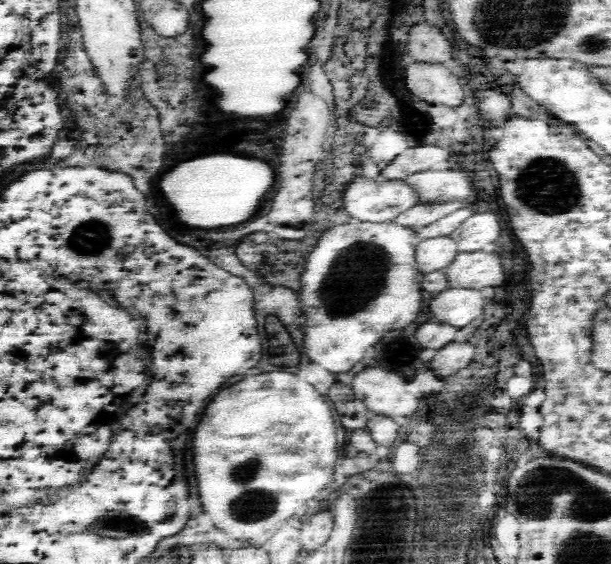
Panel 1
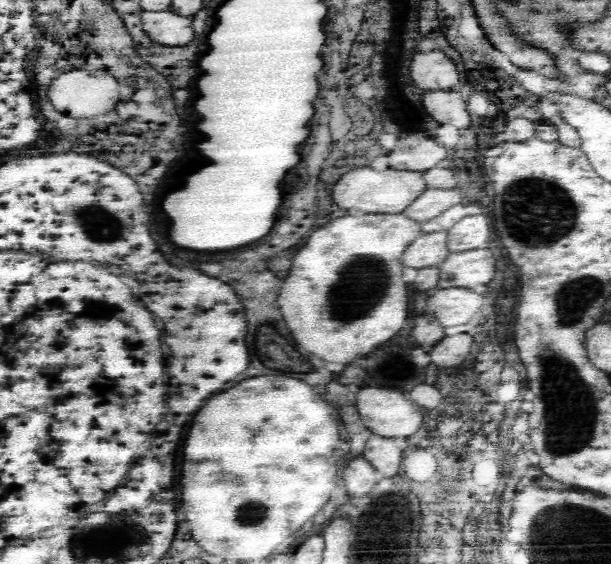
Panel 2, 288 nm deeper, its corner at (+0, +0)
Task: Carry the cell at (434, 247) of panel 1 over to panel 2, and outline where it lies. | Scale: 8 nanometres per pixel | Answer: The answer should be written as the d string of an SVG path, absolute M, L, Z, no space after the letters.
M432 232L418 236L402 256L402 264L410 268L438 268L448 258L448 232Z

